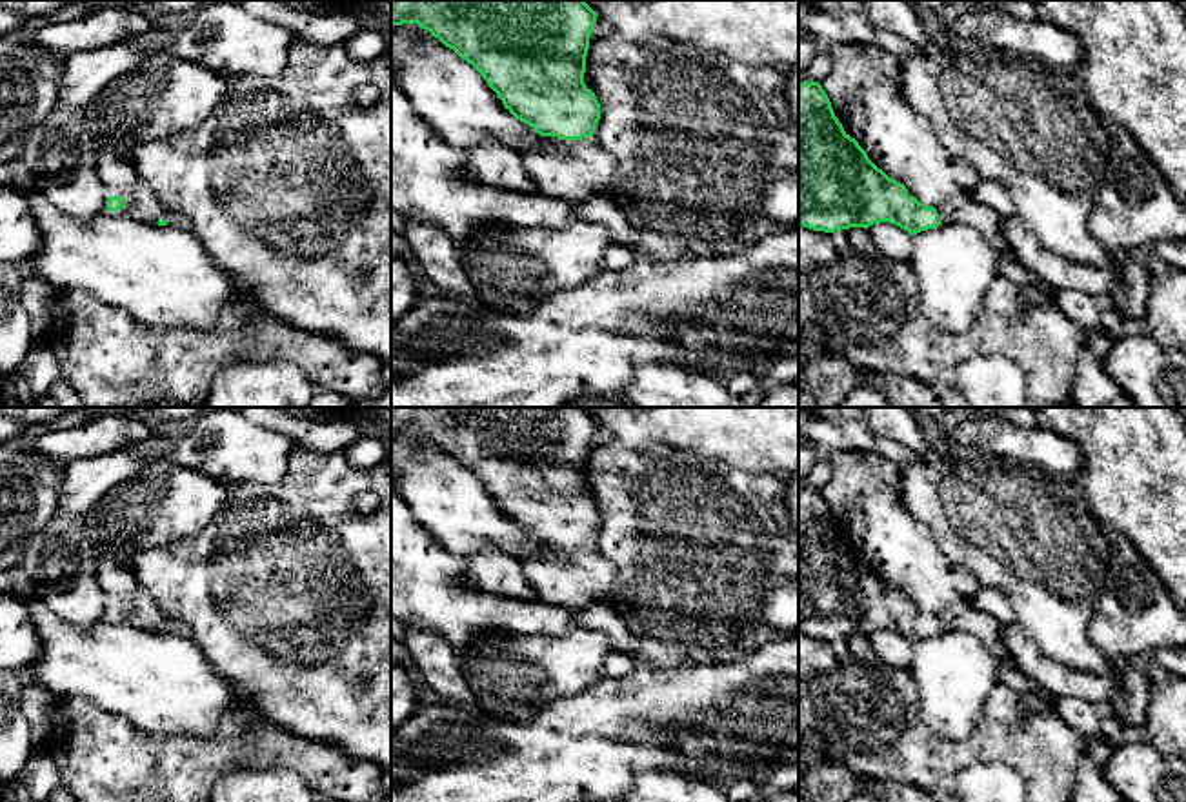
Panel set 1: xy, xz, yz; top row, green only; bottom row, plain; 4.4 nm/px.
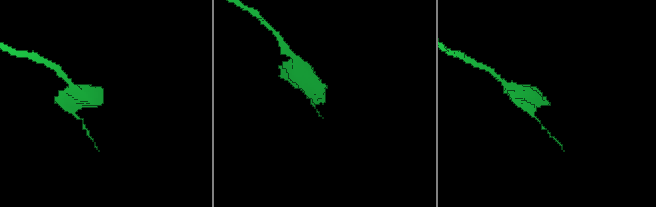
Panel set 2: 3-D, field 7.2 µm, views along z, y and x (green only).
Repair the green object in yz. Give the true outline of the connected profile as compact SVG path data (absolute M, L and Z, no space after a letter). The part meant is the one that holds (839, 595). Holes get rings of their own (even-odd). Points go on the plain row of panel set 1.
M804 487L799 493L799 633L835 640L849 635L868 637L890 629L911 644L946 631L962 631L982 642L999 667L1011 666L1000 642L1000 624L970 600L957 600L937 615L920 611L908 602L904 591L879 576L851 546L833 520L831 509L819 489Z

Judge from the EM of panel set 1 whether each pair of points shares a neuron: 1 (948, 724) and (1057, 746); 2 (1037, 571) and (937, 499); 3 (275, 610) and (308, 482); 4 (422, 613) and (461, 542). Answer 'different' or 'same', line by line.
1: different
2: same
3: same
4: different

